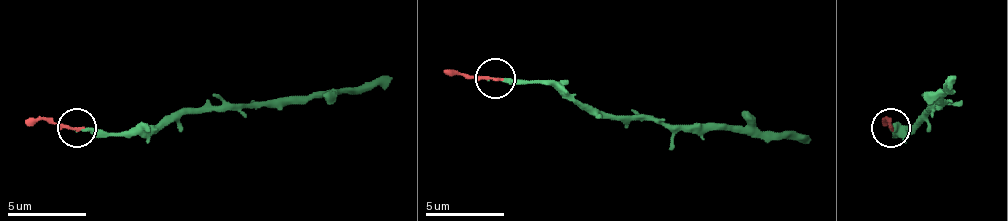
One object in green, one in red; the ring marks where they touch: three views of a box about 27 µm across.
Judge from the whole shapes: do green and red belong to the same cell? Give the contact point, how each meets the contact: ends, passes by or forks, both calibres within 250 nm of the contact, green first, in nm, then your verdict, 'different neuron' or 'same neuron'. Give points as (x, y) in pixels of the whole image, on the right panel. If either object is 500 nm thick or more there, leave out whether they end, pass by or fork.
(890, 127) | green ends | red ends | 130/220 nm | same neuron

